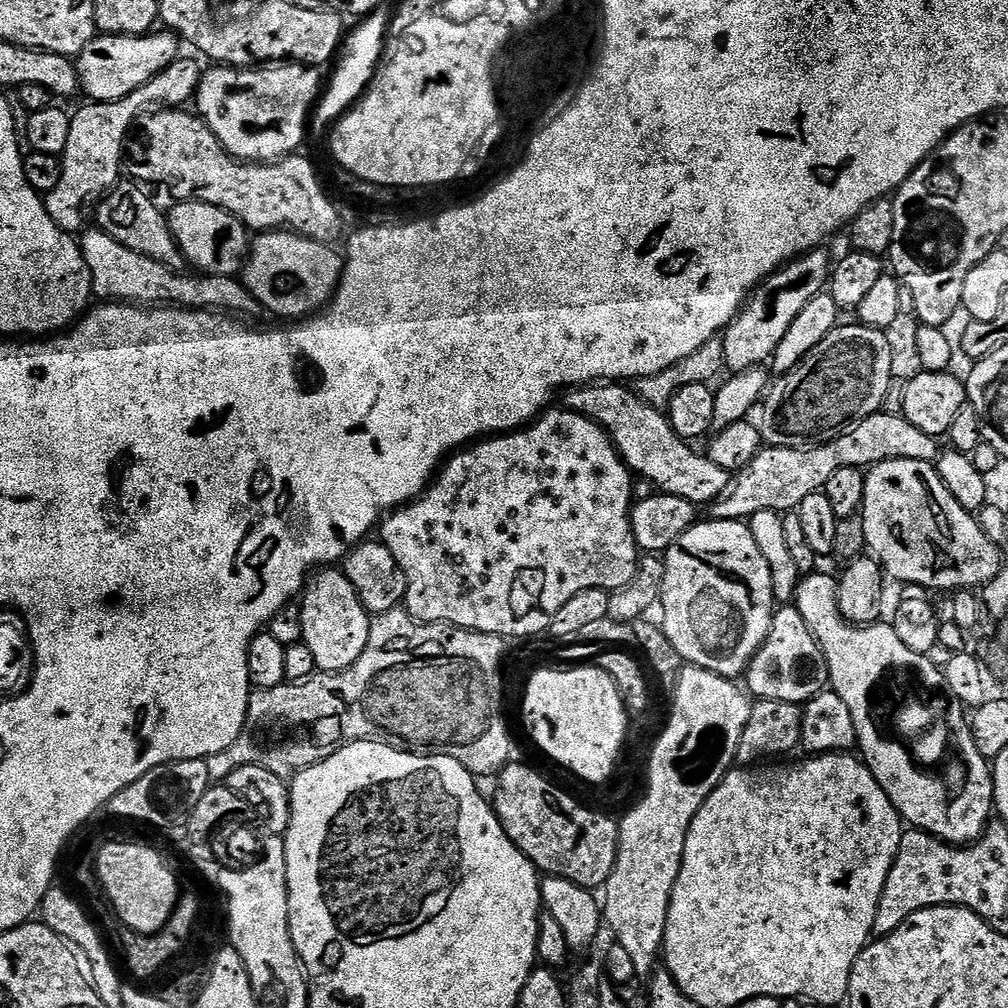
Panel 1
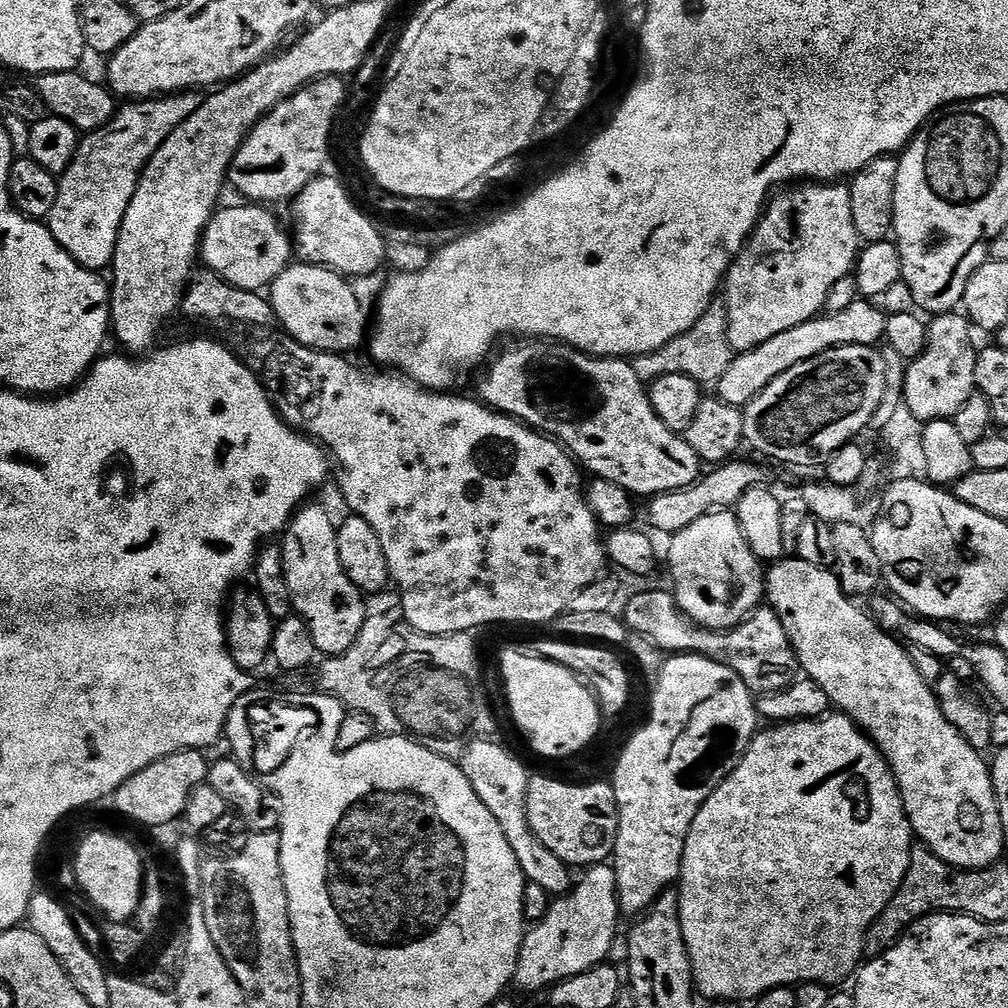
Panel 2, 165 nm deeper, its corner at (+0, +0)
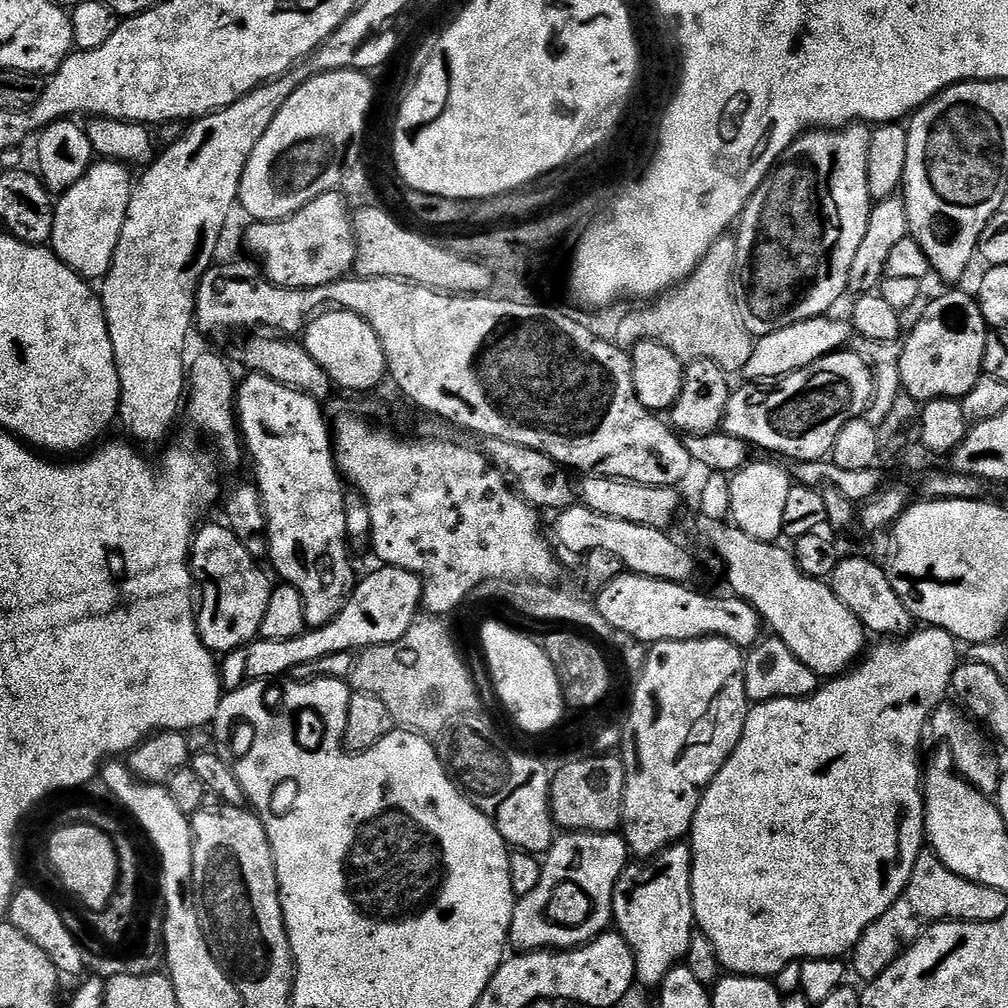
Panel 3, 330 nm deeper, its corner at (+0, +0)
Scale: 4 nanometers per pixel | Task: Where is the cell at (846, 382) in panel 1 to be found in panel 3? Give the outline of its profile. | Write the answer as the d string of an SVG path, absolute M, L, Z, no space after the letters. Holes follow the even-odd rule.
M841 350L818 358L818 362L780 376L777 380L744 382L741 388L737 387L732 393L722 428L723 431L734 434L734 438L746 441L753 449L765 448L768 451L765 453L775 454L777 457L789 456L792 462L823 460L831 453L834 438L838 438L842 426L846 426L846 422L851 420L861 419L871 403L872 368L855 350Z

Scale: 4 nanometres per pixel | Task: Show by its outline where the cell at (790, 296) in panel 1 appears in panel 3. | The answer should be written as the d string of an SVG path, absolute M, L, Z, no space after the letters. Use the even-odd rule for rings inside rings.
M863 122L846 124L842 128L831 130L809 130L799 136L792 143L776 165L772 167L767 178L758 186L758 190L748 200L744 208L744 214L738 221L740 233L734 236L736 241L736 301L738 302L738 314L746 326L746 330L754 338L770 334L774 330L782 330L786 326L794 326L803 320L813 320L816 316L831 313L832 307L839 302L848 292L848 279L850 278L850 265L858 255L858 246L862 246L862 237L866 234L866 226L870 222L873 198L870 194L870 182L866 162L870 154L870 138L872 128Z

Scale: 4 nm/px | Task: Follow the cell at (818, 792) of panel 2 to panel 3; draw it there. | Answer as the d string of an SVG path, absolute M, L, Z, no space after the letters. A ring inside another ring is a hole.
M924 626L924 627L921 627L921 628L920 628L920 629L919 629L919 630L916 630L916 631L913 631L913 632L912 632L912 633L911 633L911 634L909 634L909 635L907 635L907 636L905 636L905 637L903 637L903 638L900 638L900 639L896 639L896 638L892 638L892 639L889 639L889 640L888 640L888 641L887 641L887 642L880 642L880 645L878 645L878 646L877 646L877 648L872 648L872 647L869 647L869 648L868 648L868 649L867 649L867 652L866 652L866 655L865 655L865 656L864 656L864 657L863 657L863 659L861 659L861 660L860 660L860 661L859 661L859 663L857 663L857 664L856 664L856 665L855 665L855 667L853 667L853 668L852 668L852 669L851 669L851 670L849 670L849 671L847 671L847 672L845 672L845 673L843 673L843 674L841 674L841 675L839 675L839 676L837 676L837 677L835 677L835 678L832 678L832 679L829 679L829 680L828 680L828 681L827 681L827 682L824 682L824 683L821 683L821 685L820 685L820 687L819 687L819 688L817 688L817 689L816 689L816 692L815 692L815 693L814 693L814 694L813 694L813 695L812 695L812 696L807 696L807 697L806 697L806 698L798 698L798 699L797 699L797 700L795 700L795 699L794 699L794 698L782 698L782 699L781 699L781 700L767 700L767 701L766 701L766 702L762 702L762 703L761 703L761 704L758 704L758 703L753 703L753 704L752 704L752 705L751 705L751 707L749 707L749 710L748 710L748 717L747 717L747 718L746 718L746 722L745 722L745 723L744 723L744 736L743 736L743 738L741 738L741 740L740 740L740 741L739 741L739 742L738 742L738 746L737 746L737 747L736 747L736 749L734 749L734 750L733 750L733 752L732 752L732 753L731 753L731 754L730 754L730 758L729 758L729 759L728 759L728 761L726 761L726 763L724 763L724 765L723 765L723 766L722 766L722 770L721 770L721 771L720 771L720 773L718 773L718 774L717 774L717 776L716 776L716 777L714 777L714 779L712 779L712 781L711 781L711 782L710 782L710 783L709 783L709 784L708 784L708 788L707 788L707 790L706 790L706 791L705 791L705 792L704 792L704 796L703 796L703 797L702 797L702 799L701 799L701 800L700 800L700 805L699 805L699 806L698 806L698 810L697 810L697 811L696 811L696 813L695 813L695 814L694 814L694 822L693 822L693 823L692 823L692 830L691 830L691 833L690 833L690 847L691 847L691 849L692 849L692 901L693 901L693 902L694 902L694 914L695 914L695 915L696 915L696 922L697 922L697 925L698 925L698 928L699 928L699 931L702 931L702 932L704 932L704 933L705 933L705 934L706 934L706 938L710 938L710 942L714 942L714 950L718 950L718 962L719 962L719 963L720 963L720 967L721 967L721 969L723 969L723 971L724 971L724 972L725 972L725 973L728 973L728 974L731 974L731 975L733 975L733 976L762 976L762 977L765 977L765 978L774 978L774 977L775 977L775 976L776 976L776 975L777 975L777 974L779 974L779 973L780 973L780 972L781 972L781 971L782 971L782 970L786 970L786 966L790 966L790 965L791 965L791 964L798 964L798 963L801 963L801 962L803 962L803 961L805 961L805 960L818 960L818 959L820 959L820 958L830 958L830 959L831 959L831 960L838 960L838 959L841 959L841 958L844 958L844 957L847 957L847 956L848 956L848 955L849 955L849 953L851 953L851 951L852 951L852 948L853 948L853 947L854 947L854 946L855 946L855 945L856 945L856 943L857 943L857 942L858 942L858 938L862 938L862 934L863 934L863 933L864 933L864 931L866 931L866 929L868 929L868 928L869 928L869 927L870 927L870 926L871 926L871 925L872 925L872 924L873 924L873 922L874 922L874 921L876 921L876 920L877 920L877 919L878 919L878 918L882 918L882 914L886 914L886 910L890 910L890 906L894 906L894 902L895 902L895 901L896 901L896 899L897 899L897 898L898 898L898 897L899 897L899 896L900 896L900 895L901 895L901 894L902 894L902 890L906 890L906 886L907 886L907 885L908 885L908 883L909 883L909 882L910 882L910 874L911 874L911 873L912 873L912 871L913 871L913 870L914 870L914 862L918 862L918 858L919 858L919 857L920 857L920 854L921 854L921 851L922 851L922 849L923 849L923 848L924 848L924 847L925 847L925 844L926 844L926 837L925 837L925 834L924 834L924 793L923 793L923 791L922 791L922 756L921 756L921 760L920 760L920 739L922 739L922 738L923 738L923 736L924 736L924 732L925 732L925 736L926 736L926 729L927 729L927 728L928 728L928 727L929 727L929 724L930 724L930 721L931 721L931 718L932 718L932 711L934 711L934 710L935 710L935 708L937 708L937 707L938 707L938 705L940 705L940 704L943 704L943 703L945 703L945 700L946 700L946 697L947 697L947 696L948 696L948 695L949 695L949 692L950 692L950 689L951 689L951 686L952 686L952 675L953 675L953 674L954 674L954 670L955 670L955 669L956 669L956 665L957 665L957 663L958 663L958 657L956 657L956 647L958 647L958 644L957 644L957 641L956 641L956 640L955 640L955 639L954 639L954 637L953 637L953 636L951 636L951 635L950 635L950 634L949 634L949 633L948 633L948 632L943 632L943 631L942 631L942 630L941 630L941 628L933 628L933 627L931 627L931 626Z

